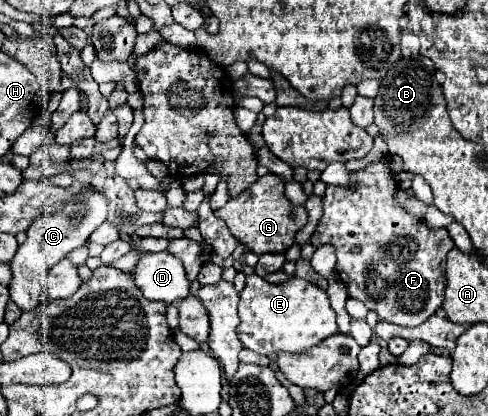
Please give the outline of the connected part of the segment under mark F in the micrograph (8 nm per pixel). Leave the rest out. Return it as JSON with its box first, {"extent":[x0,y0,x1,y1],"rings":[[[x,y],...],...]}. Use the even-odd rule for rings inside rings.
{"extent":[311,158,455,326],"rings":[[[387,158],[383,160],[375,160],[371,164],[367,164],[363,170],[357,170],[357,172],[351,172],[353,178],[351,178],[351,184],[349,186],[327,186],[325,194],[323,194],[323,216],[317,224],[317,230],[313,232],[311,236],[311,244],[313,246],[319,246],[319,244],[333,244],[335,246],[335,254],[337,254],[337,276],[339,280],[347,286],[347,292],[351,298],[357,298],[361,300],[369,310],[377,312],[381,320],[385,322],[391,322],[391,324],[399,324],[399,326],[417,326],[421,322],[425,322],[431,314],[435,314],[435,310],[441,306],[441,300],[443,300],[443,290],[445,290],[445,256],[451,248],[455,248],[449,232],[445,228],[427,228],[427,224],[415,216],[411,216],[403,206],[399,206],[395,202],[395,192],[397,192],[397,182],[395,182],[395,176],[391,172],[391,162]]]}

